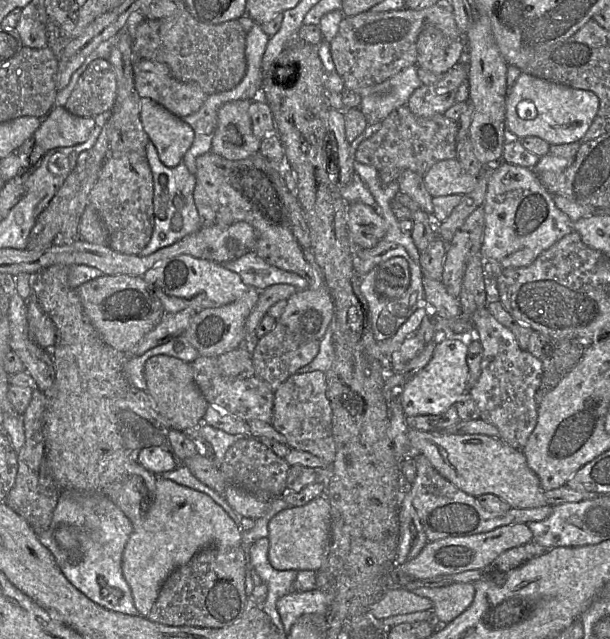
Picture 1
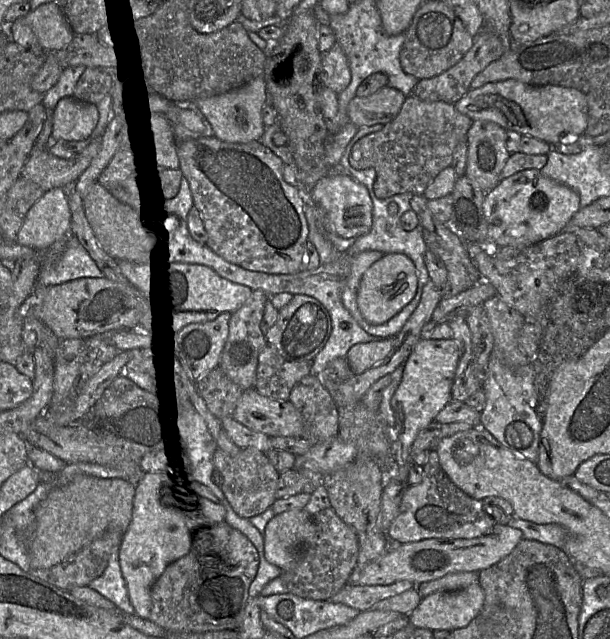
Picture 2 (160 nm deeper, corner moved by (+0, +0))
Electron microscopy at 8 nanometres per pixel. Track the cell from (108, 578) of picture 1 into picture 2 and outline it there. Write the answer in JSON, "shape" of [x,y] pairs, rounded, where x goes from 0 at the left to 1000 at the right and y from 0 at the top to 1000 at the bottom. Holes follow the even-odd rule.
{"shape":[[[195,859],[184,862],[169,898],[149,909],[144,919],[184,942],[198,958],[220,961],[195,886]]]}

